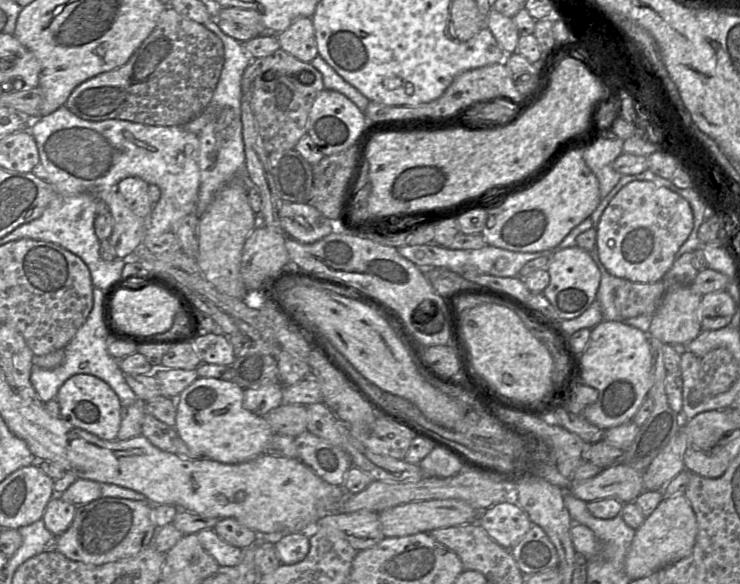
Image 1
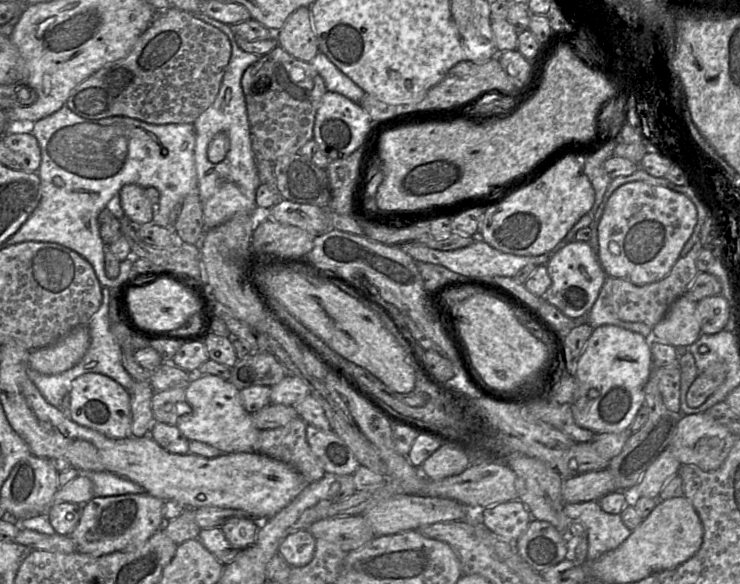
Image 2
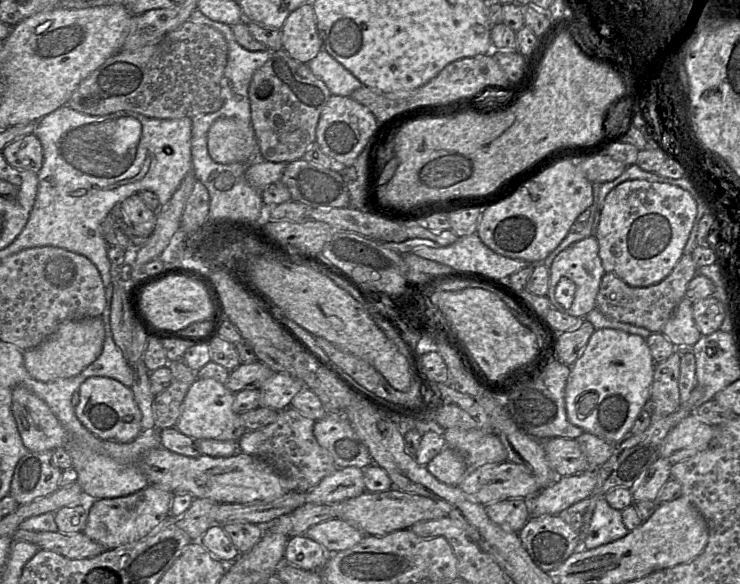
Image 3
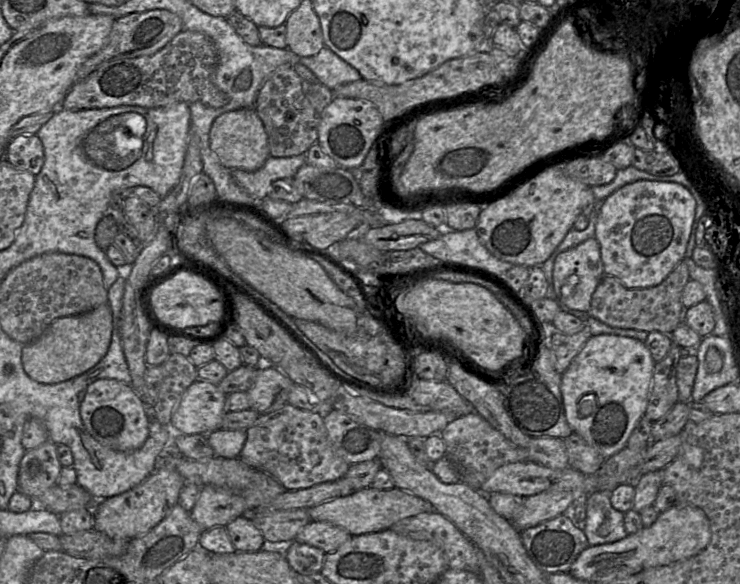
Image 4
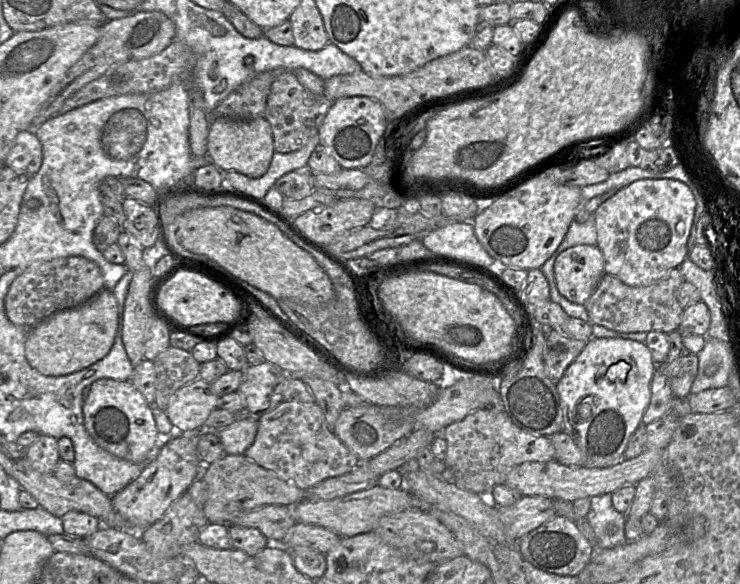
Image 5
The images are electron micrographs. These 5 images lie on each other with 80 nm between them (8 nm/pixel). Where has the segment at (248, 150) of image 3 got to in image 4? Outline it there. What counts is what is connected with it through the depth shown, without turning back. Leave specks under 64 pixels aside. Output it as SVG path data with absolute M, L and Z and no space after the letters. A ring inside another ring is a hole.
M243 108L218 116L210 129L210 148L223 166L253 172L261 168L270 156L263 122L253 108Z

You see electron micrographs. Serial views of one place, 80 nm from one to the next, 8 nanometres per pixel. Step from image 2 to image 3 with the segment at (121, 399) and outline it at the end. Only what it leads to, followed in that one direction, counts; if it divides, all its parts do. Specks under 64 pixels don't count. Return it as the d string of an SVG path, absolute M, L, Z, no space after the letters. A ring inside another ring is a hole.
M104 376L87 378L79 387L79 401L75 414L80 422L102 440L119 443L133 441L141 433L141 411L130 387Z

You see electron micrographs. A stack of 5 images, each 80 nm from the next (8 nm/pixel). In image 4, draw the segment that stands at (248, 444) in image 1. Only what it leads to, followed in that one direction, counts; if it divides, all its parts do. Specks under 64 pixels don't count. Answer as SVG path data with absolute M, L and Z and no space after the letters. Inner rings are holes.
M197 379L184 391L171 417L173 433L207 435L222 429L226 395L217 385Z

